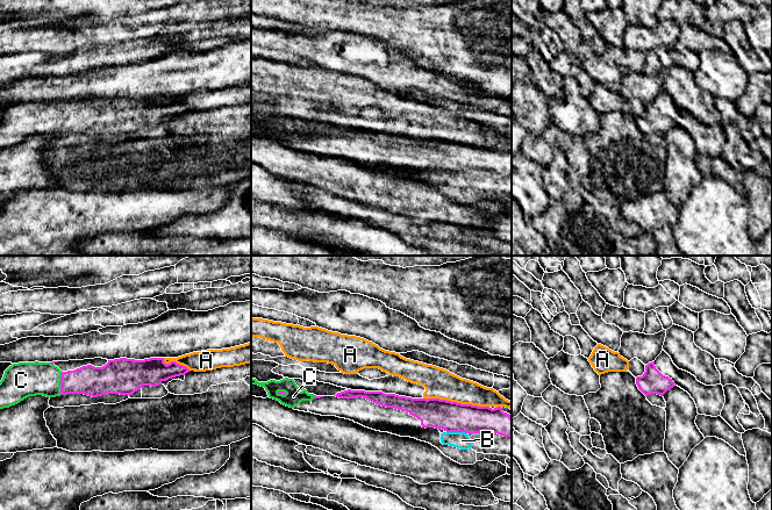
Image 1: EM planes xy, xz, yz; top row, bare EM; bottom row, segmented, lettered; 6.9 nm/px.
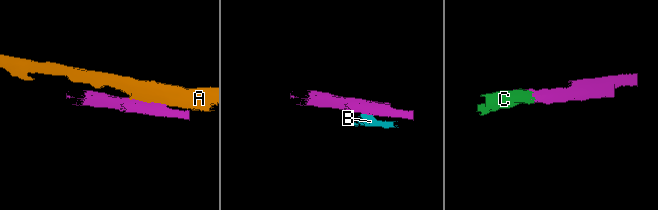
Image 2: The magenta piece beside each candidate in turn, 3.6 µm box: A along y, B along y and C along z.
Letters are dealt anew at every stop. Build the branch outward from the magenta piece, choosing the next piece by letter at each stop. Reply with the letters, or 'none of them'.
C

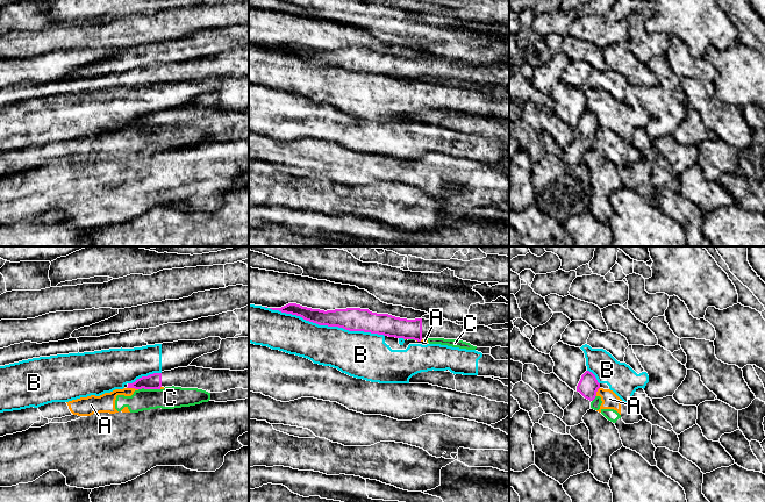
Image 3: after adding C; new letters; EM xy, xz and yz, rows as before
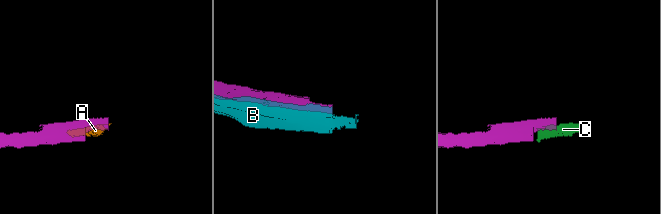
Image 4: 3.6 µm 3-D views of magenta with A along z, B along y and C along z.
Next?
none of them

